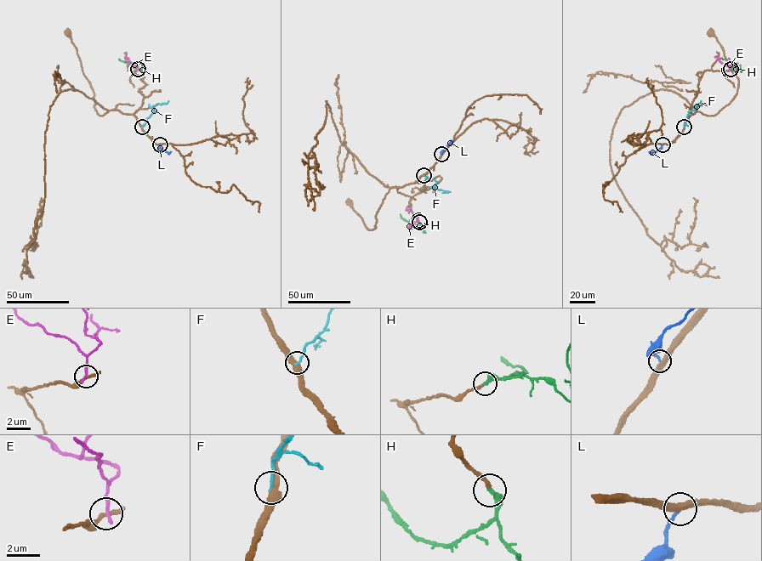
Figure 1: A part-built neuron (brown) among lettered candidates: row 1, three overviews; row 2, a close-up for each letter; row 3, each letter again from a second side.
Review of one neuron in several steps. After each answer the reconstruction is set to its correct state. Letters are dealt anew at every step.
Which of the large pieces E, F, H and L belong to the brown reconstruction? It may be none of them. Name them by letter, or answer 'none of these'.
H

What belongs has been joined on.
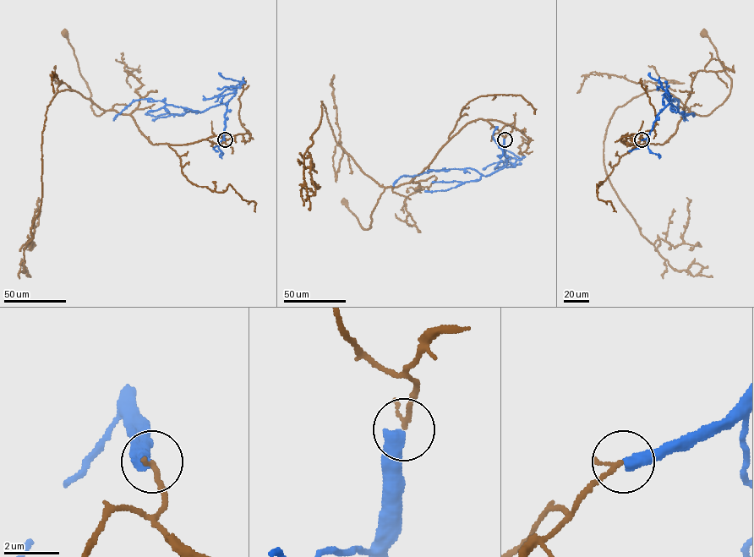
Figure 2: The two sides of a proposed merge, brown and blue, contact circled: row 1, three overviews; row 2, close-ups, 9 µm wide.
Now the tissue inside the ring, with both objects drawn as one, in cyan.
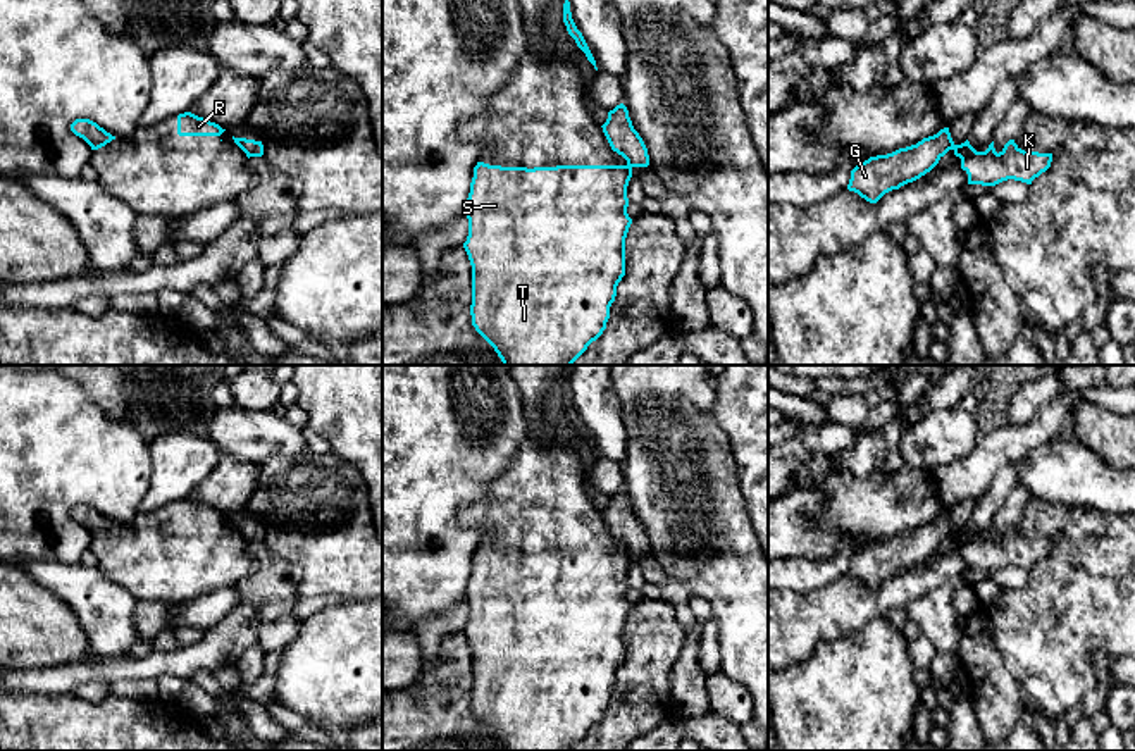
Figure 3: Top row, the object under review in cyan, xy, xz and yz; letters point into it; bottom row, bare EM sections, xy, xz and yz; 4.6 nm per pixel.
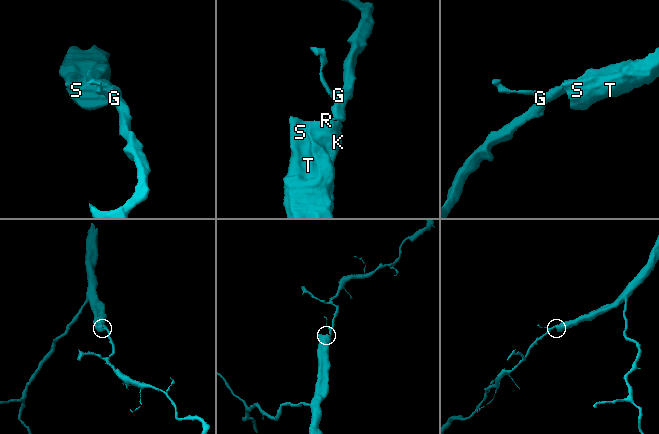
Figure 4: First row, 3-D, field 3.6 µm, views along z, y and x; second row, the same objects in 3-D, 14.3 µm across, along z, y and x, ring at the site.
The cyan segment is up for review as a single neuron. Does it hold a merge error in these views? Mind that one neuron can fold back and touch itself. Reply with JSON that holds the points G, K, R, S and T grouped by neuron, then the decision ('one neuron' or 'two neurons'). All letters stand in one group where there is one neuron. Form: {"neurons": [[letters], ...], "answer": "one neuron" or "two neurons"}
{"neurons": [["G"], ["K", "R", "S", "T"]], "answer": "two neurons"}

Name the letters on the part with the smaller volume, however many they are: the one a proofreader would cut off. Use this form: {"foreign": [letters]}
{"foreign": ["G"]}

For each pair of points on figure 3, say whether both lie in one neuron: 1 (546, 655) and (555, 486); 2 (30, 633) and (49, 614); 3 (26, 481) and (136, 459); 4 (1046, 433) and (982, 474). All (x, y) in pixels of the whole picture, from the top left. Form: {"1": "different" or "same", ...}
{"1": "same", "2": "same", "3": "same", "4": "same"}

